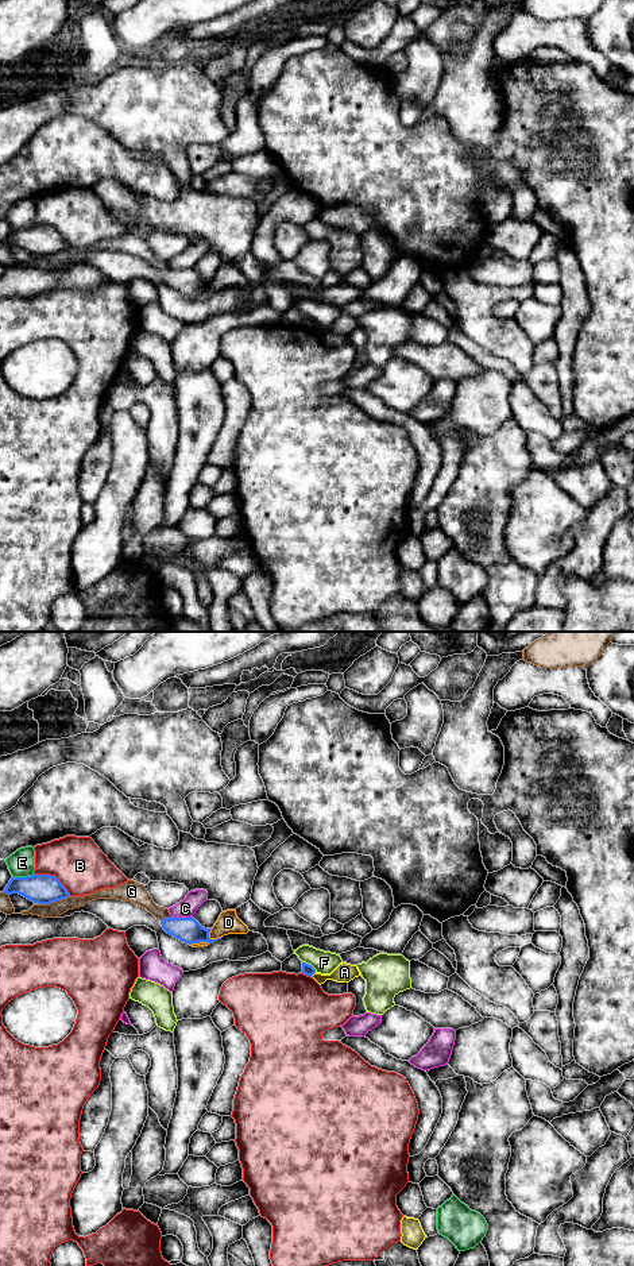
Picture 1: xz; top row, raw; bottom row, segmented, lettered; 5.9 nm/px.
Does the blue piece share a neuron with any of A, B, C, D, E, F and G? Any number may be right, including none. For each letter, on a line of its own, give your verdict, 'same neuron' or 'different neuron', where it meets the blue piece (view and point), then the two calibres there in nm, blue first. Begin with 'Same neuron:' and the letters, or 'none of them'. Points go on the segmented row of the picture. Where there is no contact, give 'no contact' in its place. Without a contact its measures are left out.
Same neuron: none of them
A: different neuron; contact xz (312, 975); calibres 70 and 110 nm
B: different neuron; contact xz (54, 876); calibres 180 and 300 nm
C: different neuron; contact xz (182, 918); calibres 150 and 110 nm
D: different neuron; contact xz (213, 940); calibres 150 and 130 nm
E: different neuron; contact xz (22, 877); calibres 180 and 160 nm
F: different neuron; contact xz (310, 965); calibres 70 and 140 nm
G: different neuron; contact xz (54, 900); calibres 180 and 90 nm

